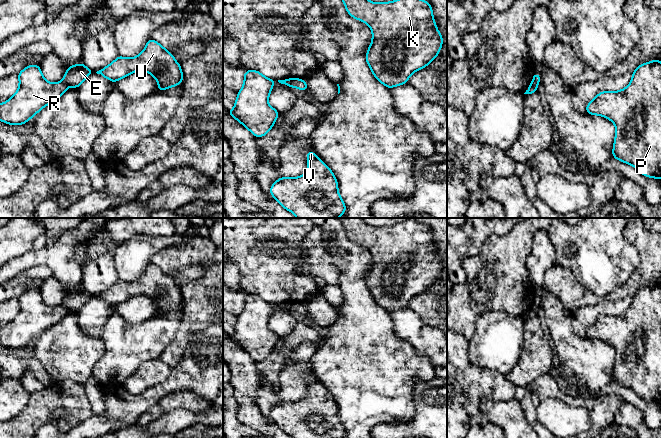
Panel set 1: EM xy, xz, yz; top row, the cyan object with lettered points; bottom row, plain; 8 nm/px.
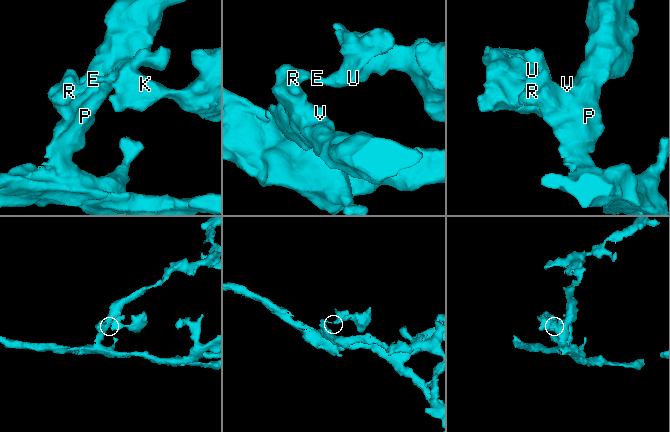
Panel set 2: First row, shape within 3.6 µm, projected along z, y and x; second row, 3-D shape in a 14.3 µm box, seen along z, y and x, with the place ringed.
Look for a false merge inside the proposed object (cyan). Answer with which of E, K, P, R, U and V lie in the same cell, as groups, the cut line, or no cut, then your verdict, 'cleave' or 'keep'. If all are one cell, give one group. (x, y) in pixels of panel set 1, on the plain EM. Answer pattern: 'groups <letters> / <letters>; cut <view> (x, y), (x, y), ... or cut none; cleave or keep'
groups E K U / P R V; cut yz (532, 304), (537, 308); cleave

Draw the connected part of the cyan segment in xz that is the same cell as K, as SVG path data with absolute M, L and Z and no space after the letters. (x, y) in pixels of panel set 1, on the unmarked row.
M340 218L348 238L365 246L372 254L372 266L366 277L366 286L374 301L386 311L393 312L406 308L410 300L429 289L440 277L443 263L433 242L431 228L414 220L406 220L395 225L375 227L363 218Z

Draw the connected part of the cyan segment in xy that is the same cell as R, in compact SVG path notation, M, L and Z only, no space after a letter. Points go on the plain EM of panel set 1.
M39 289L26 290L18 298L19 312L6 326L0 328L0 344L9 349L22 349L34 341L41 333L60 322L67 314L64 306L50 307L41 296Z

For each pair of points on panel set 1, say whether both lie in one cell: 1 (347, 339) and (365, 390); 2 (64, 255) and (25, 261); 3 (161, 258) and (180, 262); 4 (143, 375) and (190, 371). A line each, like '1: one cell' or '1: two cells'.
1: one cell
2: one cell
3: one cell
4: two cells

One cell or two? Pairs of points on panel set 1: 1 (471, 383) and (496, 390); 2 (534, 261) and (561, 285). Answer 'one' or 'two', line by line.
1: one
2: two

